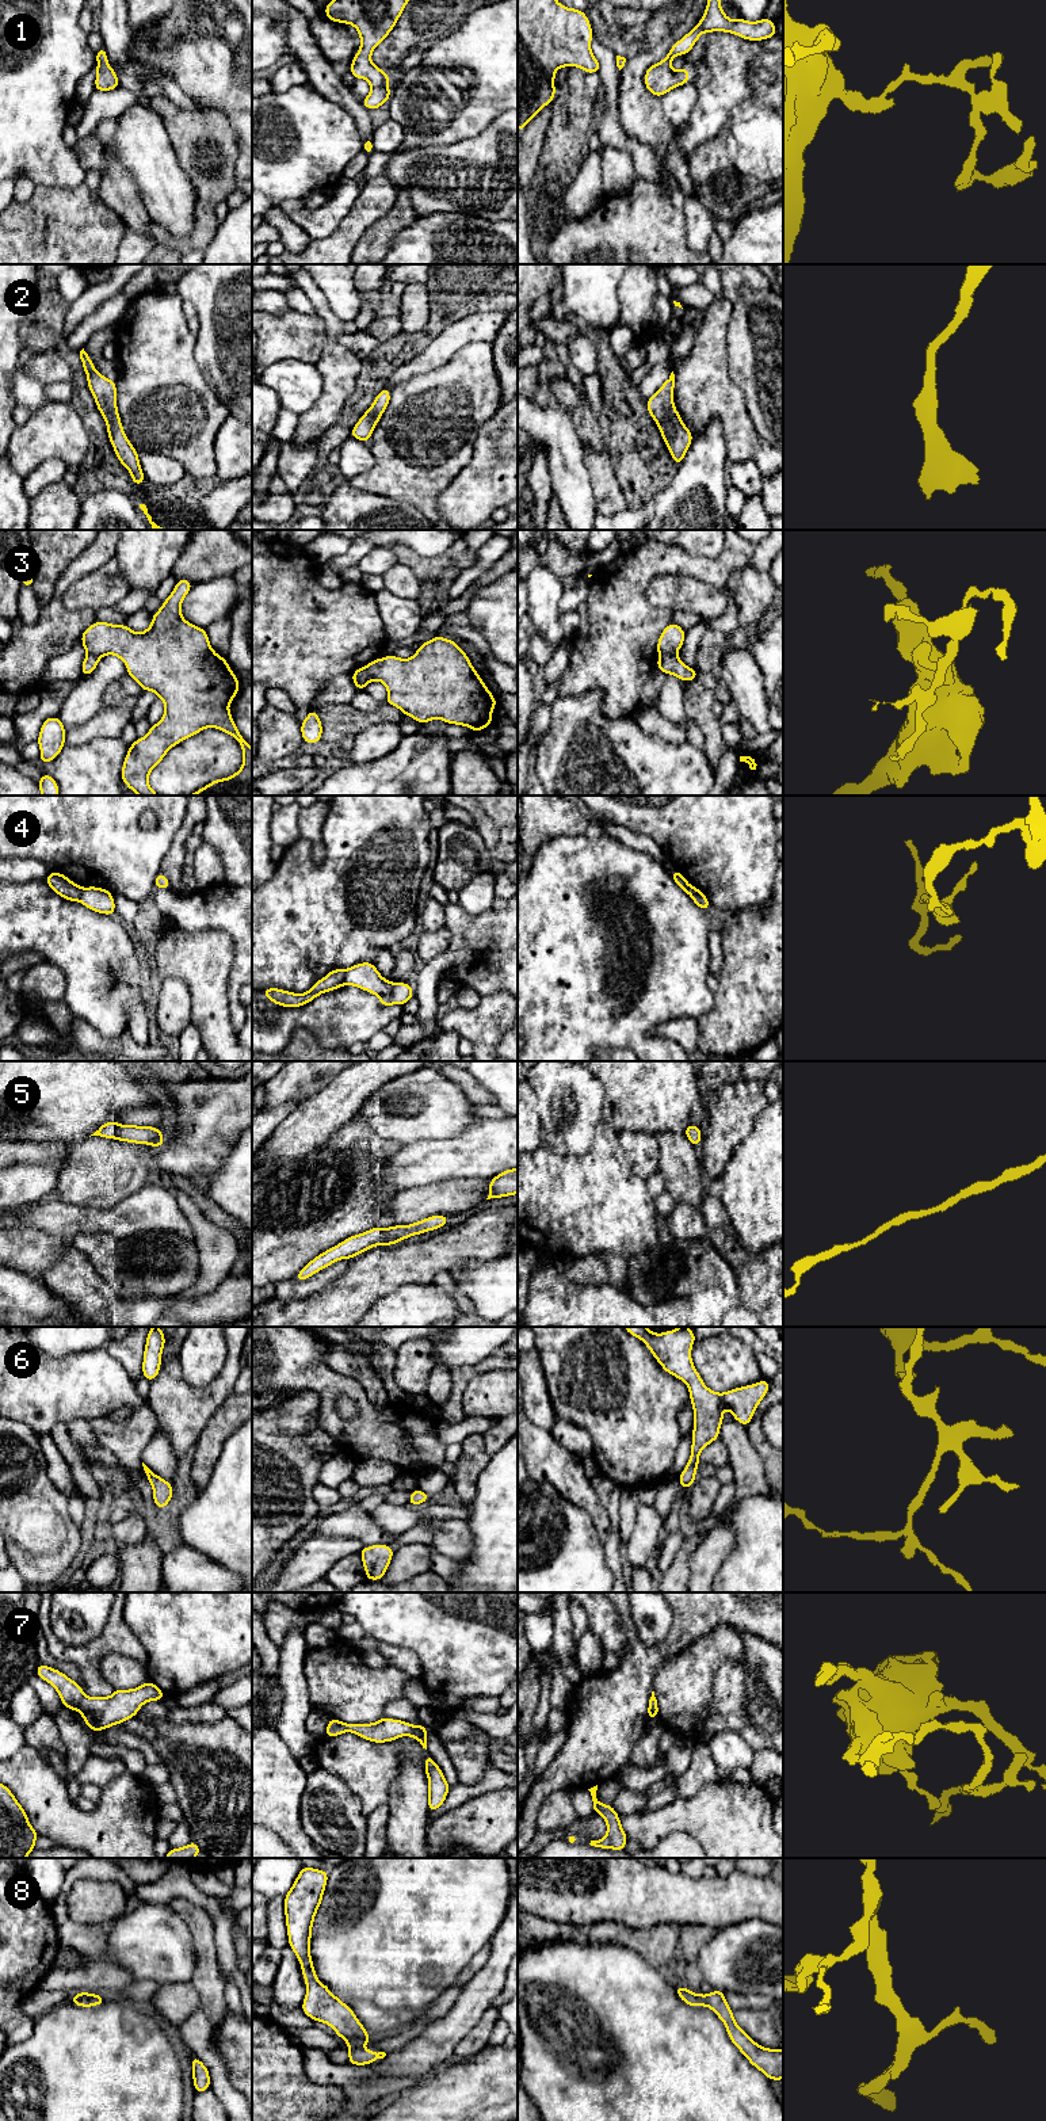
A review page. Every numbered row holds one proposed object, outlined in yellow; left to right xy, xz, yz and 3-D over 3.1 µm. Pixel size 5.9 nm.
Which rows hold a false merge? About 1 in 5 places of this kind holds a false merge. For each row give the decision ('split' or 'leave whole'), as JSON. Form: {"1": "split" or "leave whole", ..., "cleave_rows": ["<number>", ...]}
{"1": "leave whole", "2": "leave whole", "3": "split", "4": "split", "5": "leave whole", "6": "leave whole", "7": "leave whole", "8": "leave whole", "cleave_rows": ["3", "4"]}

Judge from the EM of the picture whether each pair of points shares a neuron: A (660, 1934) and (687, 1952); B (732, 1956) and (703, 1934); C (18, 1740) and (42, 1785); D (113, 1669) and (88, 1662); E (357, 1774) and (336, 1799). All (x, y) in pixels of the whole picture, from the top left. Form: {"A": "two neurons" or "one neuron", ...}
{"A": "two neurons", "B": "two neurons", "C": "two neurons", "D": "two neurons", "E": "two neurons"}

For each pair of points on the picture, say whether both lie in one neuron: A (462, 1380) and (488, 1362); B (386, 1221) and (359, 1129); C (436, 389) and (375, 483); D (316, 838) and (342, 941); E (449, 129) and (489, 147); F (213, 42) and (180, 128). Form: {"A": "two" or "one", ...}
{"A": "one", "B": "two", "C": "one", "D": "two", "E": "two", "F": "two"}

